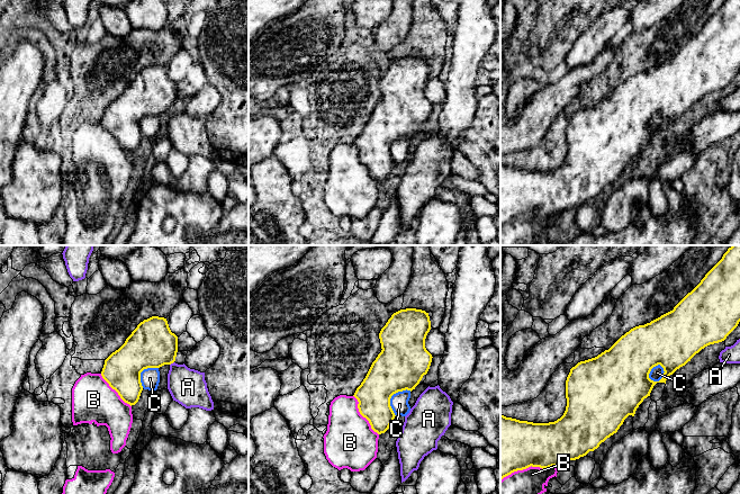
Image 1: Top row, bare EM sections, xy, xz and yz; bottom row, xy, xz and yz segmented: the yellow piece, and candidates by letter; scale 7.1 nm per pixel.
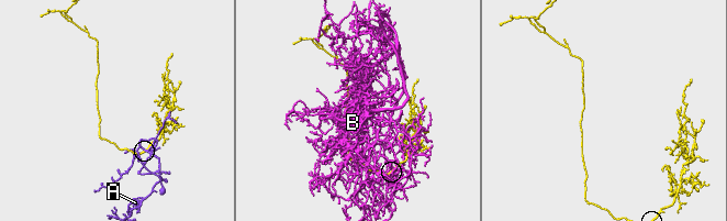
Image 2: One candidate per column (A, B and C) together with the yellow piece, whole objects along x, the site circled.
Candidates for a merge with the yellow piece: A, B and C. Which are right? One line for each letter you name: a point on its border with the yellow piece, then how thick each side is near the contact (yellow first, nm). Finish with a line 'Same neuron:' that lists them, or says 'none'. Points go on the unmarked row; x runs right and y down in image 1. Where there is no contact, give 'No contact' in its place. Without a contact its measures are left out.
Same neuron: none

